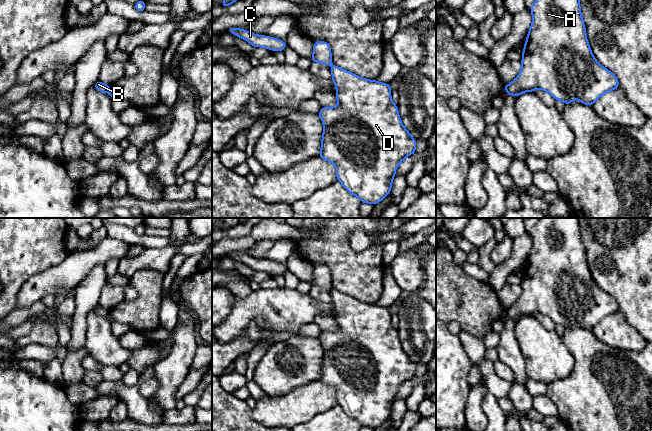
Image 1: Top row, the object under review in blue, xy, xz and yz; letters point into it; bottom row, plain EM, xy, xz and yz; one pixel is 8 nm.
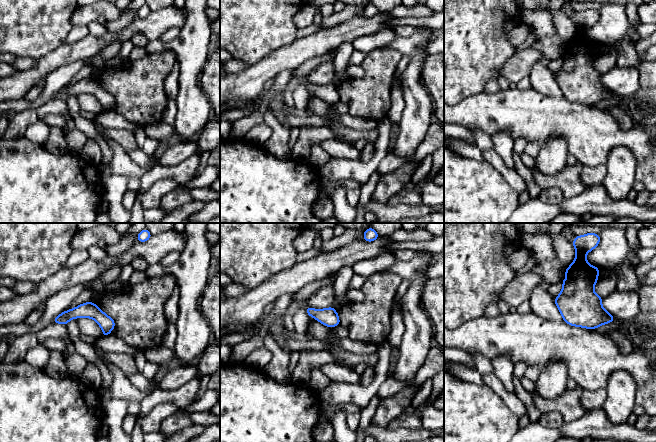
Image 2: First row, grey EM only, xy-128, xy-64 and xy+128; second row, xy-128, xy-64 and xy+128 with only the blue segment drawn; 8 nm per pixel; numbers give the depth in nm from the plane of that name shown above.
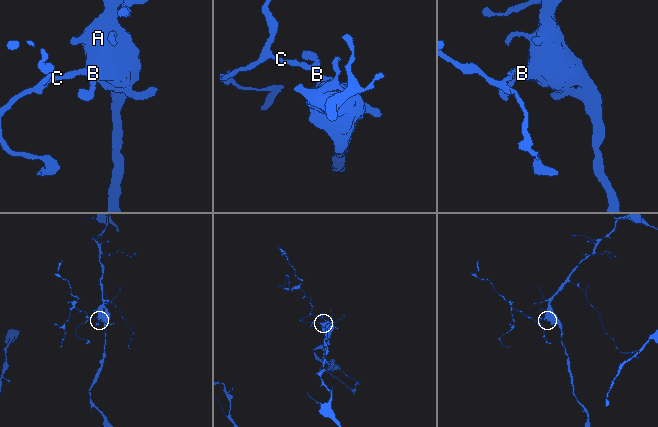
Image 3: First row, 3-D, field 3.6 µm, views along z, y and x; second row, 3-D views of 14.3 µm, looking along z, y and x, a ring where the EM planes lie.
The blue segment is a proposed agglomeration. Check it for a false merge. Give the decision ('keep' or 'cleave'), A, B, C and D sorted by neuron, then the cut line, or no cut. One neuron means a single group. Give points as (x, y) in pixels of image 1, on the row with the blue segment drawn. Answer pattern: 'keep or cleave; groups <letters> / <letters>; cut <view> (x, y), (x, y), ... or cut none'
cleave; groups A D / B C; cut xy (109, 85), (107, 92)

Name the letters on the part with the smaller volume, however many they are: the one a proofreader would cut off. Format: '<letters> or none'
B, C

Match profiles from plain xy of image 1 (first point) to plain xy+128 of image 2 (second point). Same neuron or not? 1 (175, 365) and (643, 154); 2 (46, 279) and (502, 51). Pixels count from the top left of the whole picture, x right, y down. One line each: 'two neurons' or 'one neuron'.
1: two neurons
2: two neurons

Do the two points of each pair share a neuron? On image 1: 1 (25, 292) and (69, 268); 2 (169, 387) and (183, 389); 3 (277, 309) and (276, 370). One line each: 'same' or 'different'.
1: same
2: different
3: different

